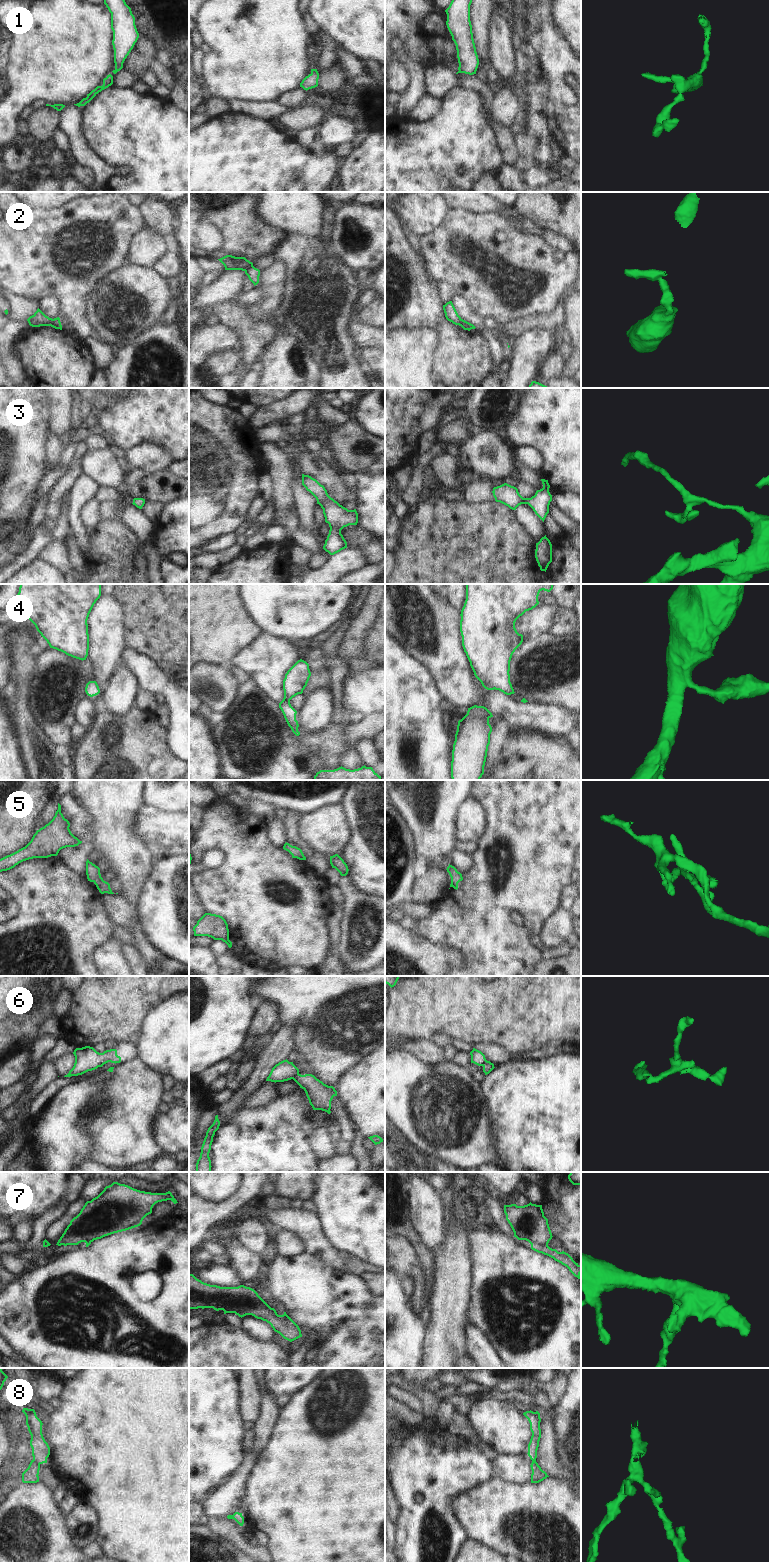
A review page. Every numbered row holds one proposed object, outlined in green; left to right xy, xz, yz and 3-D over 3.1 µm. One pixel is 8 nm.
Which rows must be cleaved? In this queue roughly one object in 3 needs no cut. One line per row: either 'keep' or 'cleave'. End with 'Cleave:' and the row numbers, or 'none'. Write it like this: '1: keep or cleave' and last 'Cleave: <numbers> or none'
1: keep
2: cleave
3: keep
4: keep
5: keep
6: cleave
7: cleave
8: cleave
Cleave: 2, 6, 7, 8

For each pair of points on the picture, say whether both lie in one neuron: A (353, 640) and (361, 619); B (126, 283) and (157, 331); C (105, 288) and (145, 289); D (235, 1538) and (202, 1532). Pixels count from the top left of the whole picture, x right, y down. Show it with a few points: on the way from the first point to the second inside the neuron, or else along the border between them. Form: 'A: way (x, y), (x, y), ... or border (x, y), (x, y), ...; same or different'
A: way (355, 635), (355, 631), (360, 624); same
B: border (158, 319), (134, 338); different
C: way (115, 290), (135, 290); same
D: border (205, 1525), (226, 1539), (236, 1549); different

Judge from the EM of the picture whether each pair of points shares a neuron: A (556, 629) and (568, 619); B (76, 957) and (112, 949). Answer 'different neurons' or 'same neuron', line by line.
A: same neuron
B: different neurons

